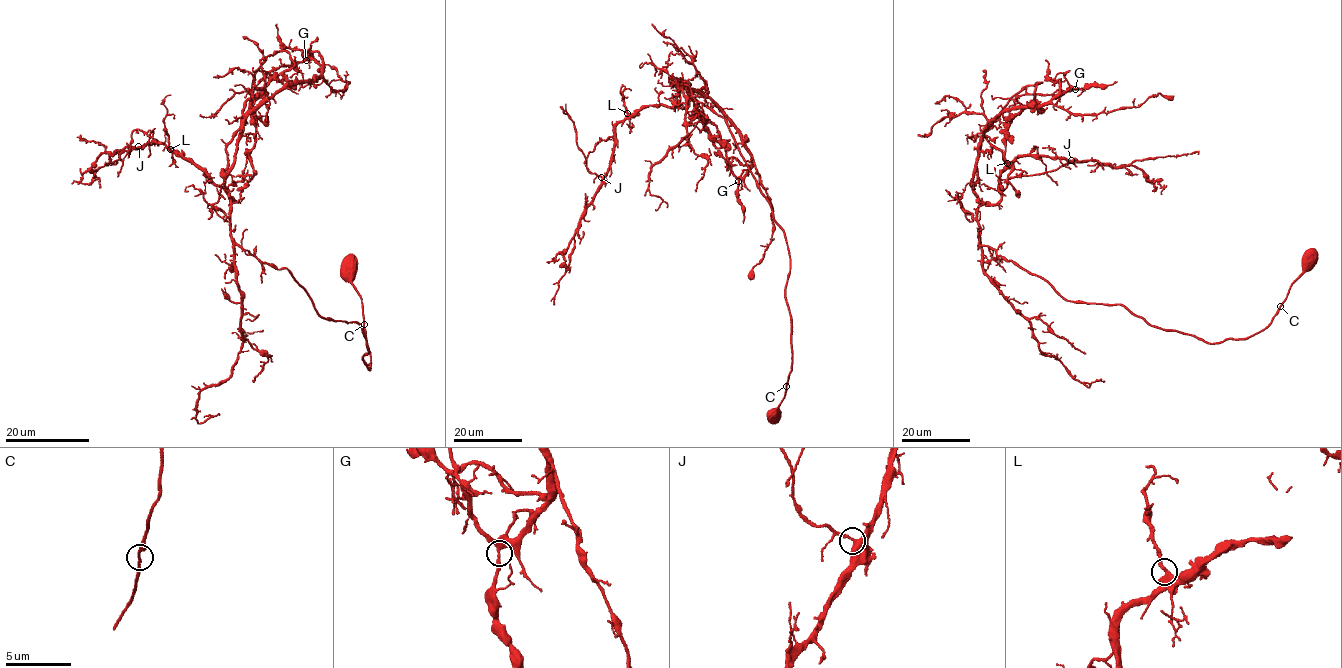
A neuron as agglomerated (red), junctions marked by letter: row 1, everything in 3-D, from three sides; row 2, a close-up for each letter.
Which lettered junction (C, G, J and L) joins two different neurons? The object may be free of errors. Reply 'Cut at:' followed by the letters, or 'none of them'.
Cut at: none of them

